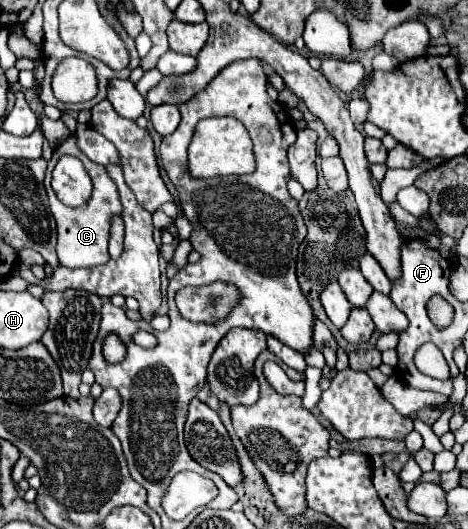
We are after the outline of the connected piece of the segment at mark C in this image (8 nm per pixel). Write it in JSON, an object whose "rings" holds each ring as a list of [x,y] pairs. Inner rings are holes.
{"rings":[[[69,135],[67,141],[63,141],[63,145],[59,145],[59,149],[53,151],[53,157],[49,159],[49,167],[47,167],[47,173],[45,173],[45,189],[47,189],[47,195],[49,195],[49,203],[51,203],[51,213],[57,221],[57,257],[59,257],[59,263],[61,265],[67,265],[67,267],[95,267],[95,265],[101,265],[101,263],[107,263],[109,261],[109,253],[107,253],[107,245],[109,245],[109,229],[111,229],[111,217],[115,215],[121,215],[123,213],[123,205],[119,201],[119,193],[117,193],[117,185],[109,181],[109,175],[107,171],[97,165],[97,163],[91,163],[87,159],[87,155],[77,147],[77,141],[75,141],[75,135]],[[63,155],[75,155],[83,161],[87,173],[91,175],[93,179],[93,197],[91,201],[83,207],[83,209],[71,209],[67,205],[61,205],[59,201],[55,201],[55,195],[53,195],[53,189],[51,189],[51,171],[57,163],[59,157]]]}

